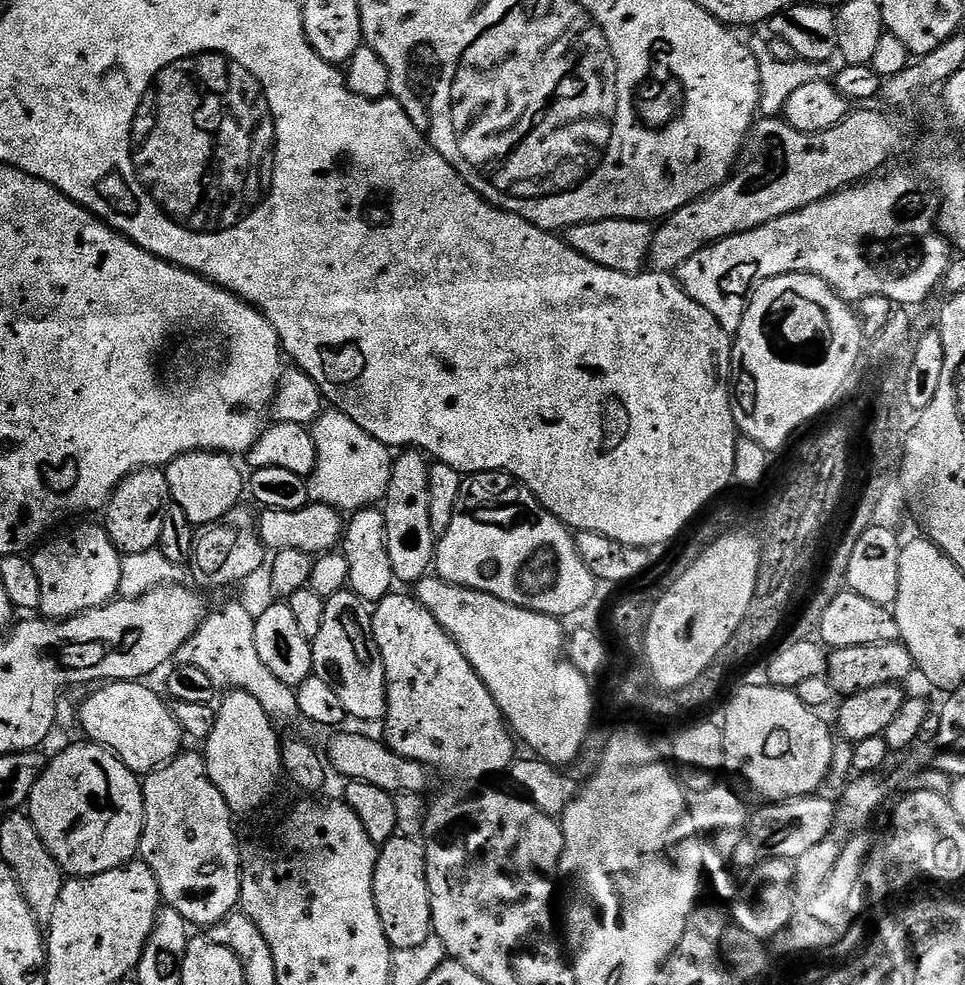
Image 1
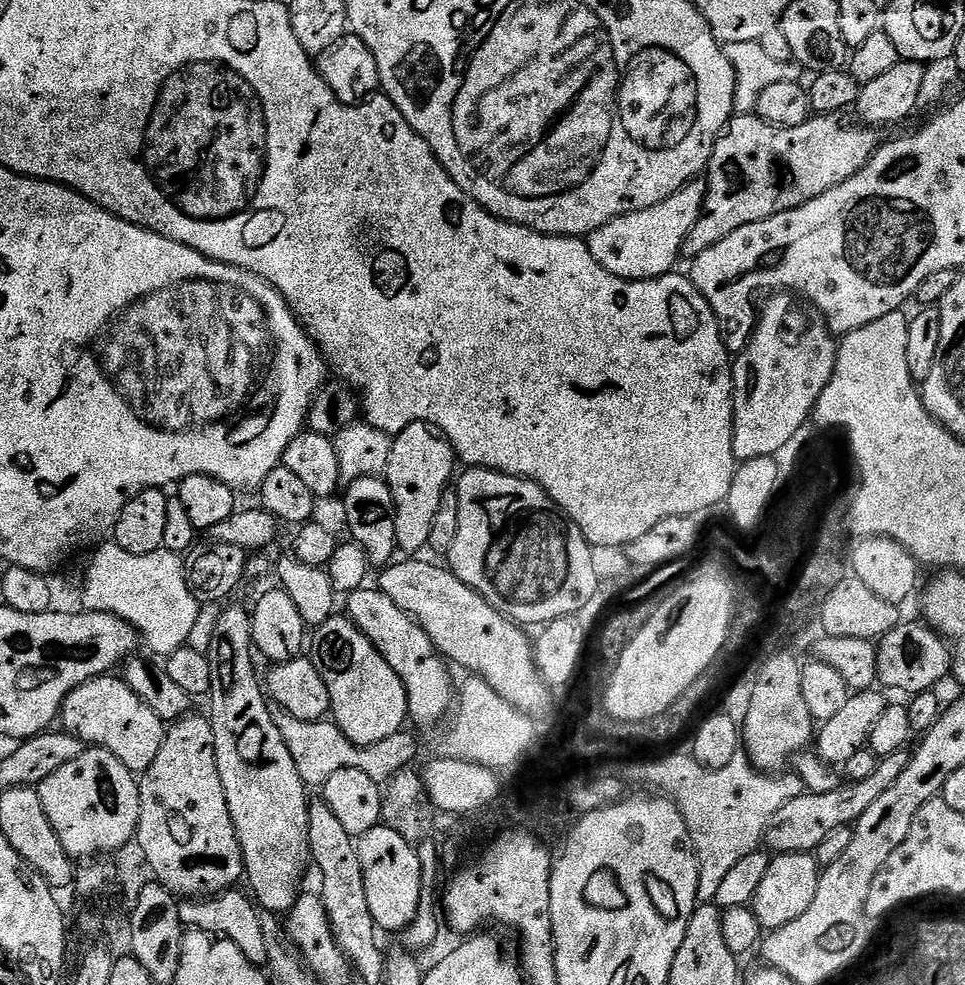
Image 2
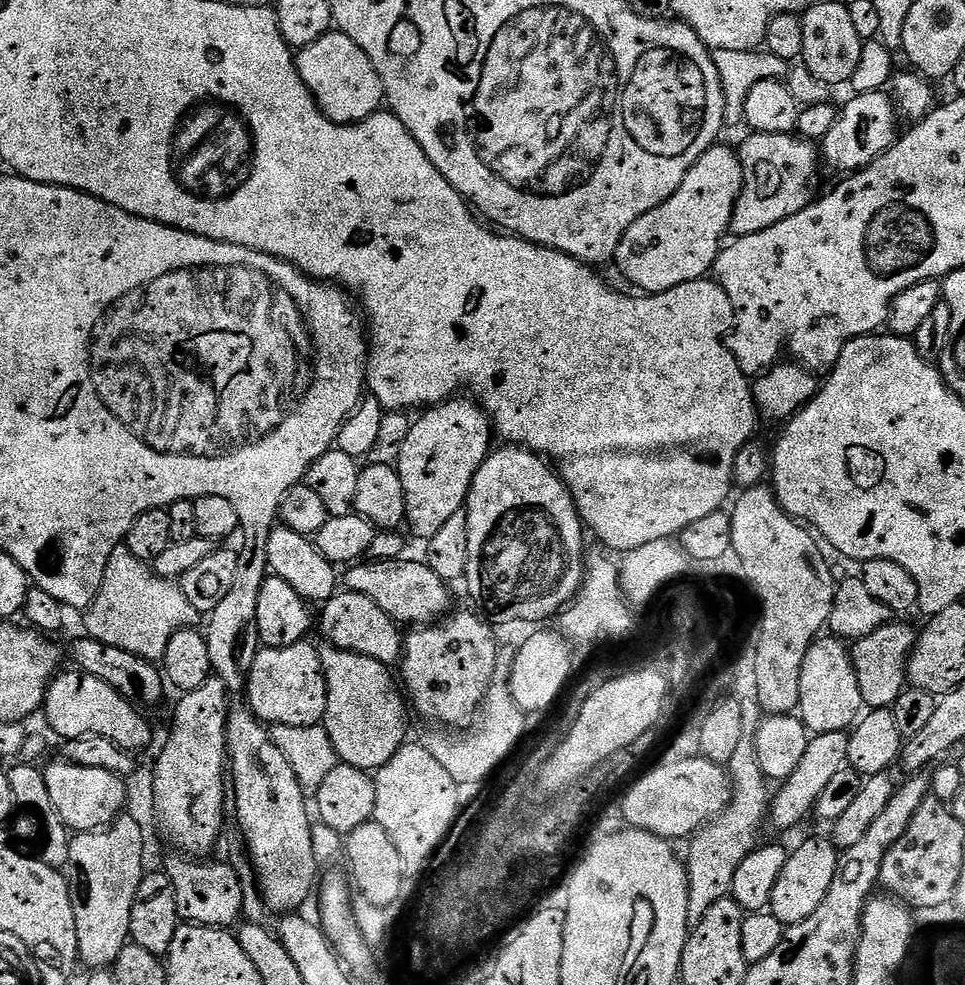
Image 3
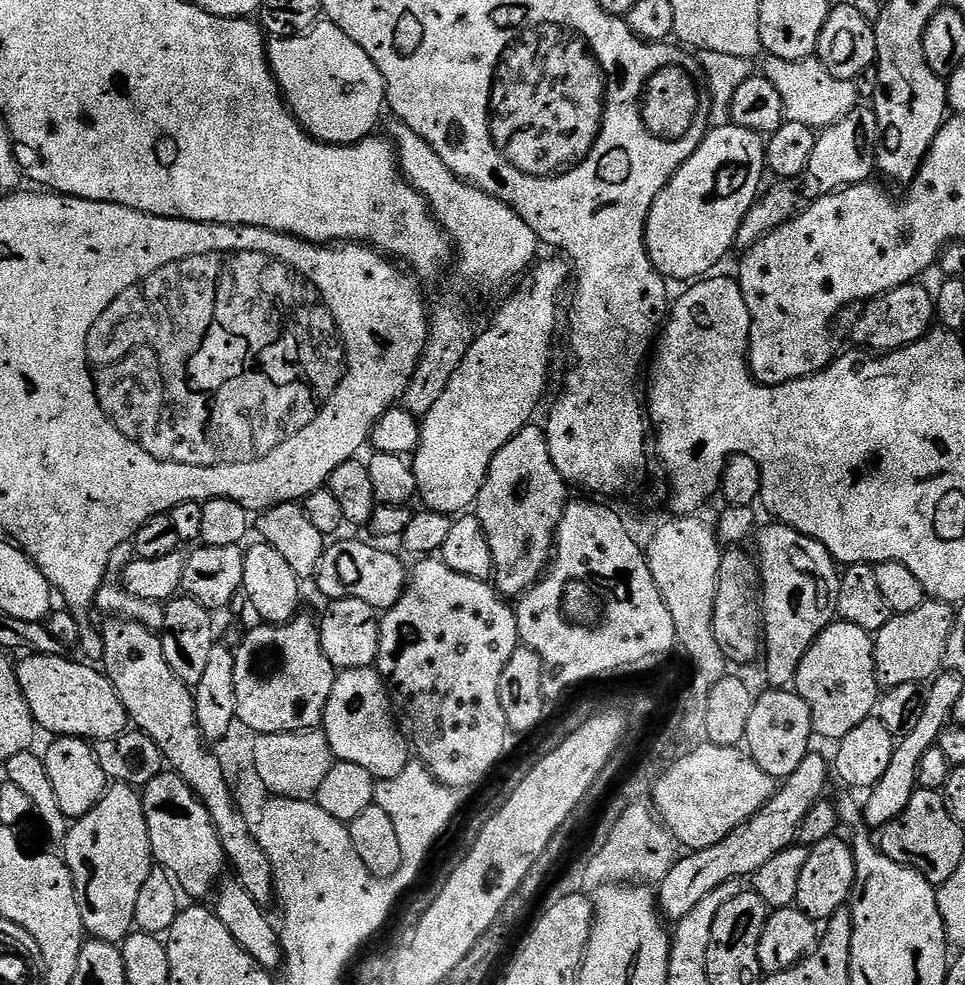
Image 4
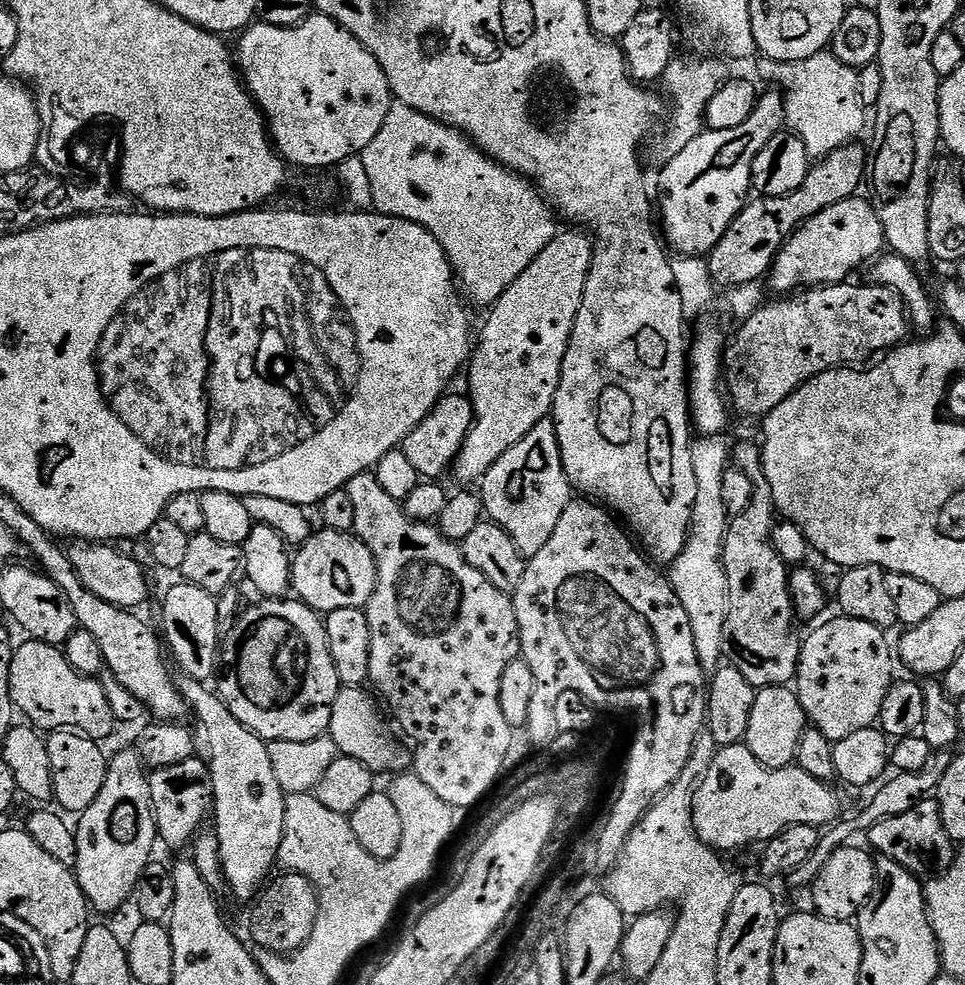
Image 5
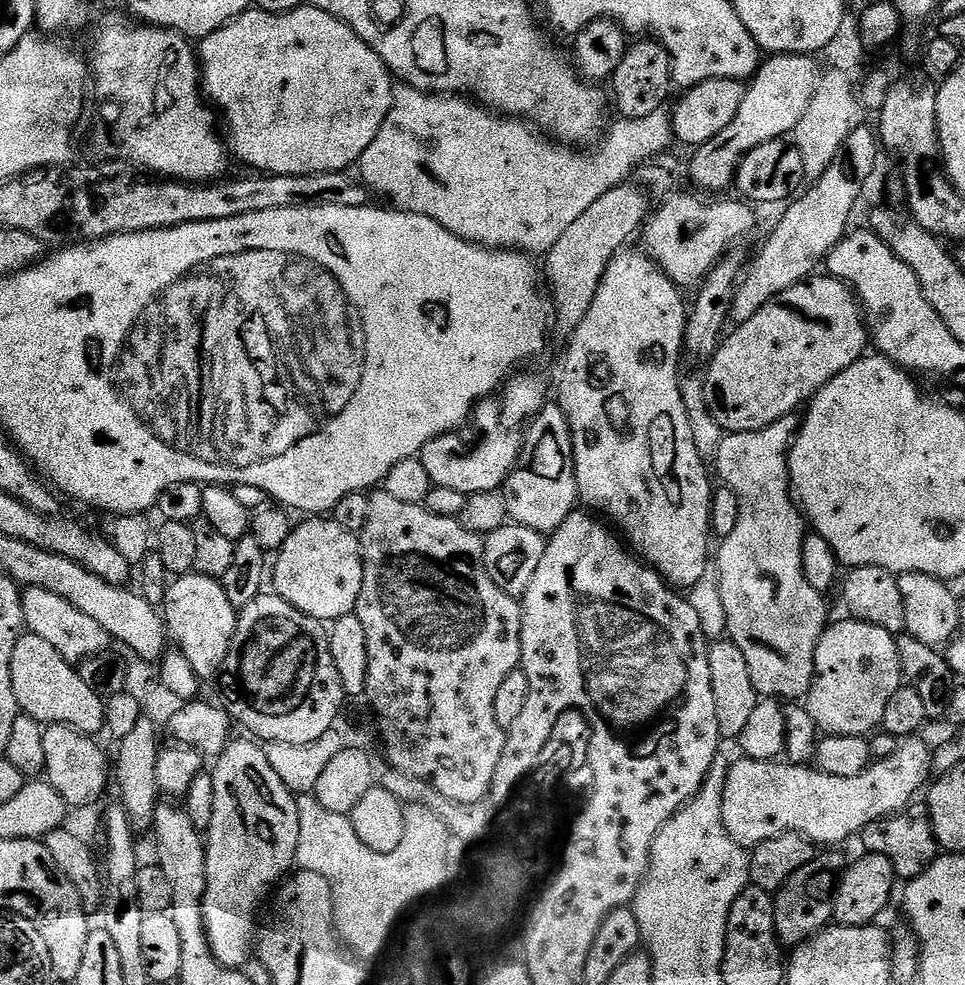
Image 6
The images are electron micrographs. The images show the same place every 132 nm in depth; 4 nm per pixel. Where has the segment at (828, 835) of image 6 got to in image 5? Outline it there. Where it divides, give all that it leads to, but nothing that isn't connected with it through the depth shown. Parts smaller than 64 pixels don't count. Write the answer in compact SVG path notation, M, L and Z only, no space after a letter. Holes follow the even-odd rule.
M744 742L725 744L717 751L706 778L696 785L692 824L701 842L721 854L751 844L760 846L790 826L809 824L820 828L839 821L840 800L832 787L799 766L768 768Z

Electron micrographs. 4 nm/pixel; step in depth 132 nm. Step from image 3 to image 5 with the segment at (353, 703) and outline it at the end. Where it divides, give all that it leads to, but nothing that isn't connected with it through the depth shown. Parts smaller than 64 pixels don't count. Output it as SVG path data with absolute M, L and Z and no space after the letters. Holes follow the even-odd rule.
M360 686L341 687L338 698L334 702L328 732L336 744L337 753L341 756L358 758L358 762L362 762L374 774L380 774L380 772L390 772L389 774L407 773L414 764L413 753L409 749L407 752L396 741L397 733L395 731L392 733L388 729L389 721L382 711L377 697L371 691L368 691L369 693L364 691L368 690Z

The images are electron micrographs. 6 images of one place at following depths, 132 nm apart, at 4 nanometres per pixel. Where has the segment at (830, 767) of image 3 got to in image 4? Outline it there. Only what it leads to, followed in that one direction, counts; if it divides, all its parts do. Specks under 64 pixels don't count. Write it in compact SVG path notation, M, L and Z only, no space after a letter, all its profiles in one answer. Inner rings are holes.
M815 754L807 755L801 765L782 780L782 783L776 789L775 796L767 800L762 806L762 810L755 812L745 824L739 824L730 835L722 838L722 842L718 842L709 848L689 851L687 854L684 854L688 856L682 857L681 860L677 859L673 863L672 868L666 874L666 878L659 881L658 884L659 911L669 921L671 921L670 919L672 919L672 922L682 921L690 914L694 906L698 906L698 902L702 898L706 898L716 887L720 887L731 880L743 881L745 878L751 878L756 872L762 870L762 866L766 865L766 862L774 858L776 854L795 845L797 843L796 831L800 829L802 818L806 818L806 814L810 814L810 810L815 804L819 804L825 795L824 787L828 784L828 776L830 780L829 761L827 764L820 756L815 756Z

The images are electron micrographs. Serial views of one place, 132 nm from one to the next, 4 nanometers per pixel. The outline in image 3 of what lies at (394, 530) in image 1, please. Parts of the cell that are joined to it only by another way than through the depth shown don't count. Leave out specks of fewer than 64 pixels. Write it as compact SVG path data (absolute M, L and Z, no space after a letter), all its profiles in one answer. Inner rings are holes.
M467 399L445 400L442 404L421 411L417 415L421 416L412 420L412 429L410 434L406 434L406 442L402 442L402 450L394 465L396 472L402 478L402 490L406 494L407 527L412 527L413 534L421 538L438 534L438 530L446 526L449 518L467 505L468 491L474 474L493 447L494 429L488 413L476 403L475 399Z

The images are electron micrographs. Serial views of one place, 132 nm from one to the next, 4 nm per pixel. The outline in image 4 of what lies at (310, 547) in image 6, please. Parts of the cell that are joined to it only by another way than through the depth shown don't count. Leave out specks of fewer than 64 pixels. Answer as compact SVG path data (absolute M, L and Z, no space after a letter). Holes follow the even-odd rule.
M344 540L341 544L329 543L324 549L324 557L320 565L316 567L314 583L320 587L320 592L328 596L329 601L341 600L342 598L358 598L366 602L366 606L374 606L377 610L387 610L400 601L406 583L406 568L404 564L392 552L383 552L372 544L363 544L360 540Z

